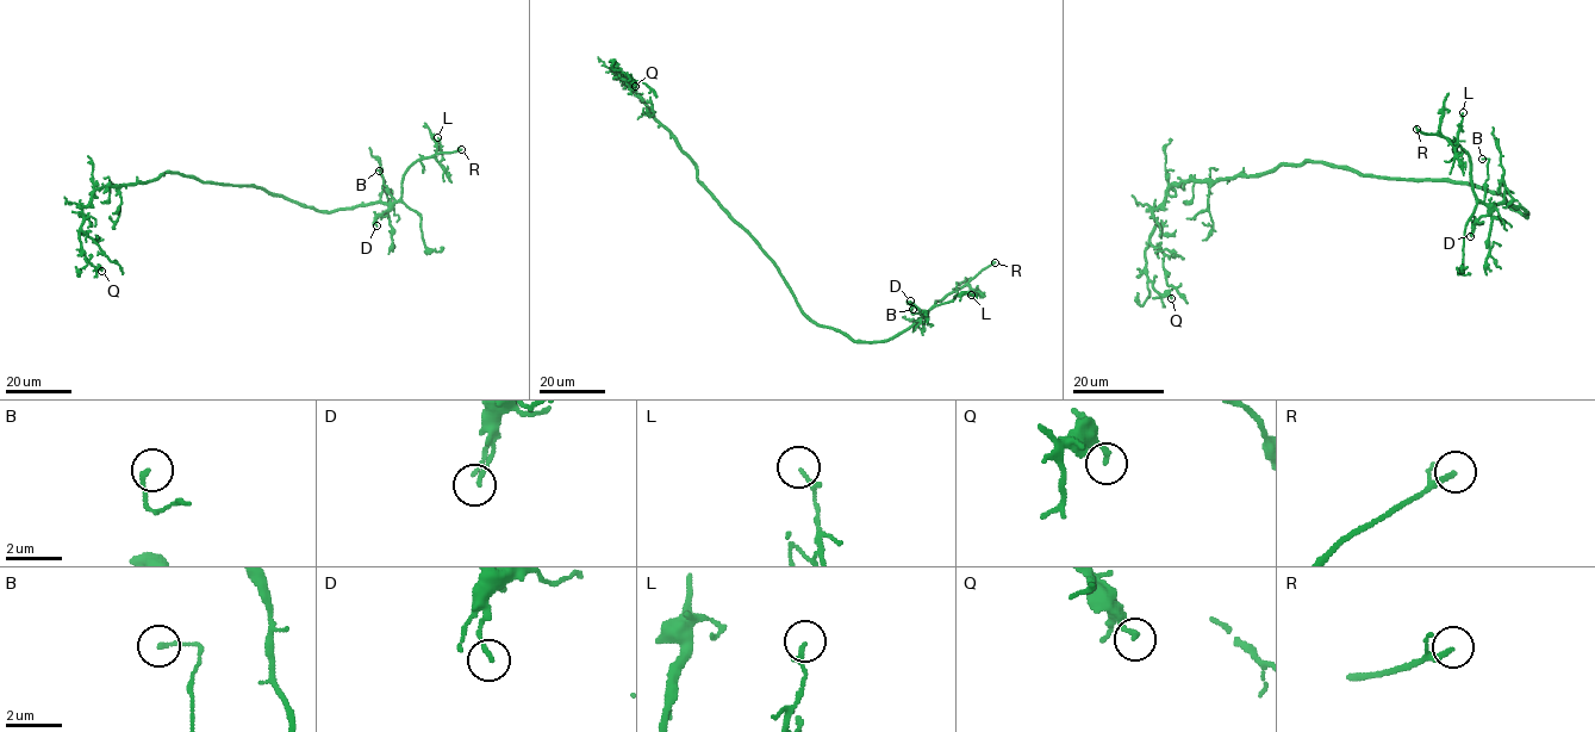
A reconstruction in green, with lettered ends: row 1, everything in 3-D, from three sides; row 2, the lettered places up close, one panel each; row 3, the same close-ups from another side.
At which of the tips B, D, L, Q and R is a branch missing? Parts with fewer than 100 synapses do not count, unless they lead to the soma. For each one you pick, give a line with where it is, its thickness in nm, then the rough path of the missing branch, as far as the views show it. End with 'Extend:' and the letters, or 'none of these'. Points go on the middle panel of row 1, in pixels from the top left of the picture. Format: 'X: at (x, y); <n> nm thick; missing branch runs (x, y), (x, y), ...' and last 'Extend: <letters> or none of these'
R: at (995, 262); 140 nm thick; missing branch runs (995, 262), (996, 275), (972, 308)
Extend: R

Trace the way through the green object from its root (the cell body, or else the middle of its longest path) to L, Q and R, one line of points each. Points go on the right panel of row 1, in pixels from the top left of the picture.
L: (1403, 179), (1474, 184), (1527, 216), (1476, 198), (1470, 157), (1449, 141), (1457, 144), (1463, 112)
Q: (1403, 179), (1306, 162), (1175, 182), (1153, 211), (1156, 229), (1145, 250), (1152, 286), (1171, 298)
R: (1403, 179), (1474, 184), (1527, 216), (1509, 204), (1482, 204), (1470, 157), (1455, 141), (1416, 129)

